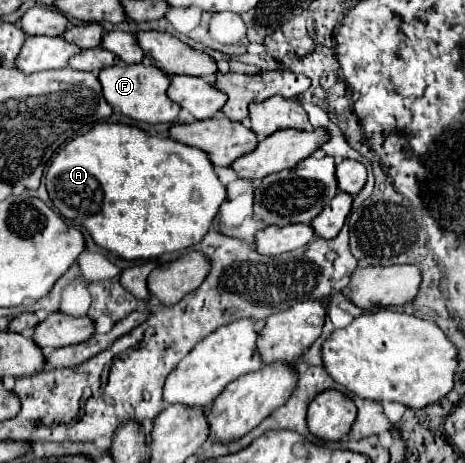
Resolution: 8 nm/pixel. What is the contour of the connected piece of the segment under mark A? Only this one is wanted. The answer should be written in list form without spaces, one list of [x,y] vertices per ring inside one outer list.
[[[97,123],[89,133],[65,143],[51,161],[45,177],[49,197],[61,217],[71,225],[85,227],[101,249],[127,261],[147,261],[197,245],[209,231],[227,195],[225,185],[217,179],[211,161],[201,149],[147,137],[137,127],[117,123]]]

